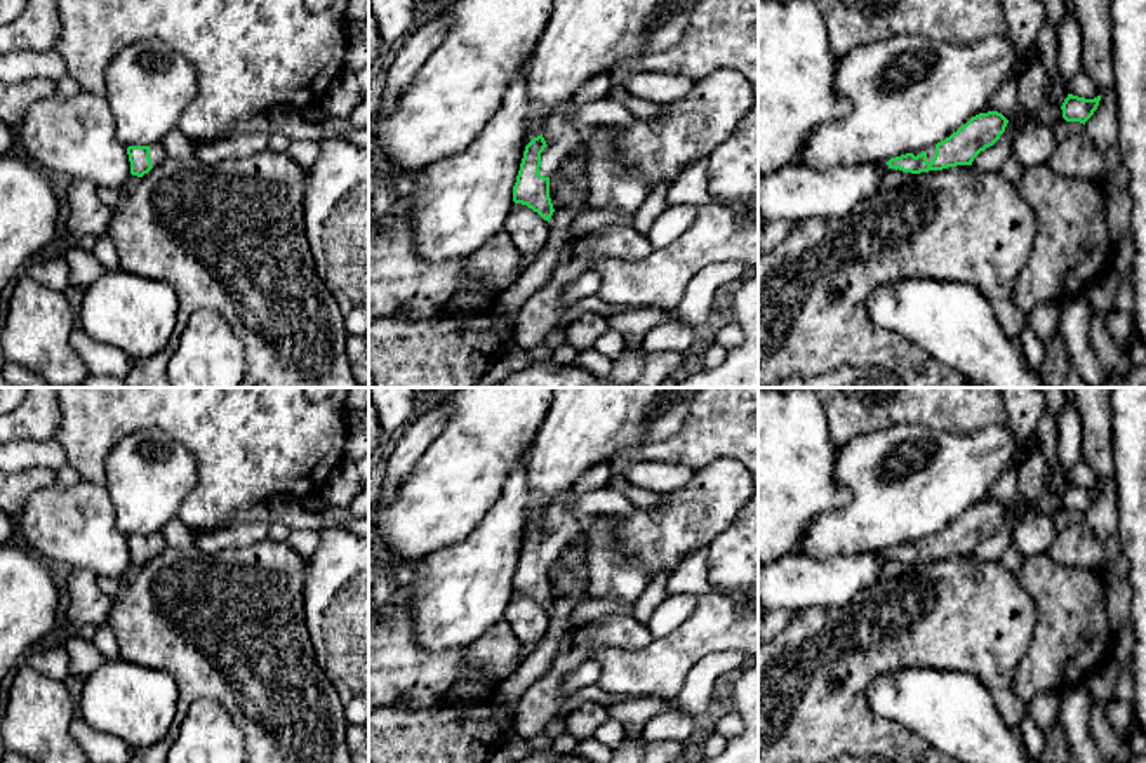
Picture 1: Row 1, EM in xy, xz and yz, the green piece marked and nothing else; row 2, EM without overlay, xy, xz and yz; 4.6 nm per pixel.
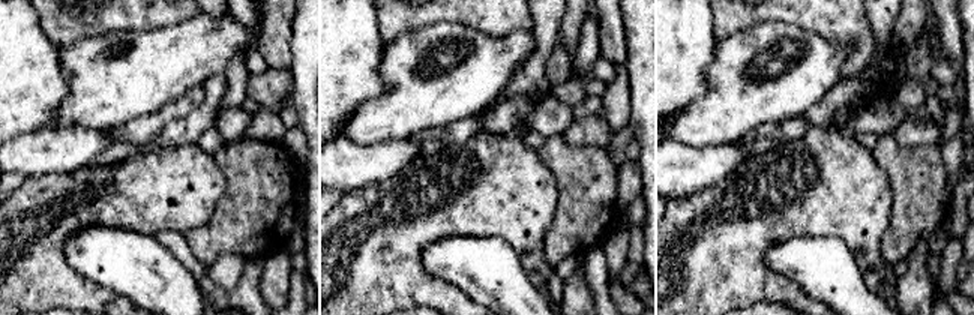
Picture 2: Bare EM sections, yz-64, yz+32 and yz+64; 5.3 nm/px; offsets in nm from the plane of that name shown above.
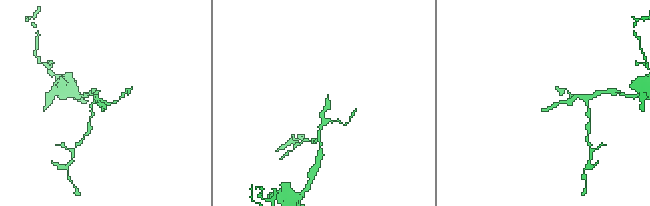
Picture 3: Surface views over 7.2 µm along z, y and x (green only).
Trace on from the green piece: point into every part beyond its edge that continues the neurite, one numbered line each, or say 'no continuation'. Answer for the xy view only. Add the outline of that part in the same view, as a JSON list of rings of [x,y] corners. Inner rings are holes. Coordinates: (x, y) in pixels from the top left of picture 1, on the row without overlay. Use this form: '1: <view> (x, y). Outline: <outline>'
1: xy (157, 543). Outline: [[[160,532],[150,535],[150,547],[153,558],[158,556],[167,547],[167,542]]]

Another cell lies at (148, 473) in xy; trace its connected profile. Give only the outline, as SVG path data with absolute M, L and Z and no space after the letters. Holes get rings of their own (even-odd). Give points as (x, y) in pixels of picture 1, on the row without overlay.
M151 428L122 438L106 457L104 487L123 535L151 535L197 487L197 459L172 435Z

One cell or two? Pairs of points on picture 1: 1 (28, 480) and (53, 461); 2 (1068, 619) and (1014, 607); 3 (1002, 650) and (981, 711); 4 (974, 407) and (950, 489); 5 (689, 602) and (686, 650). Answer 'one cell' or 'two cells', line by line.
1: two cells
2: two cells
3: two cells
4: two cells
5: two cells

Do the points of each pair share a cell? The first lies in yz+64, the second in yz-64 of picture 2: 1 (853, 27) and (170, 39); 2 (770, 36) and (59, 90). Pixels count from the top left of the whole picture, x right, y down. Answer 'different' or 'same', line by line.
1: different
2: different

